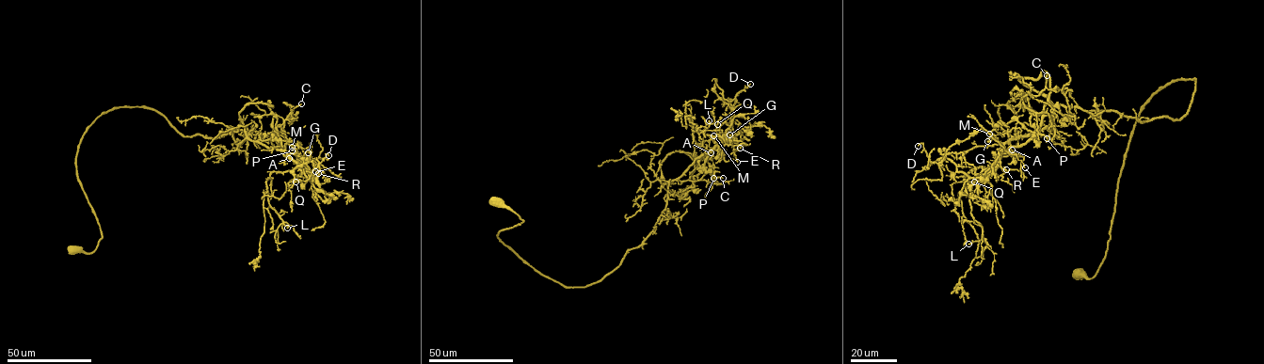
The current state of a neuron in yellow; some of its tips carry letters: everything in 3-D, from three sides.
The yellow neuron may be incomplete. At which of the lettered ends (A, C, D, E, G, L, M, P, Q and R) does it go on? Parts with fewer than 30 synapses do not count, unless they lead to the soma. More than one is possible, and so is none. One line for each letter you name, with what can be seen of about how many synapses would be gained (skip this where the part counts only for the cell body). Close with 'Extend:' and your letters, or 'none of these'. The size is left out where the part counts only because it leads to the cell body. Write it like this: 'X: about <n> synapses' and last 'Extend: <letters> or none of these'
C: about 100 synapses
L: about 35 synapses
Extend: C, L

